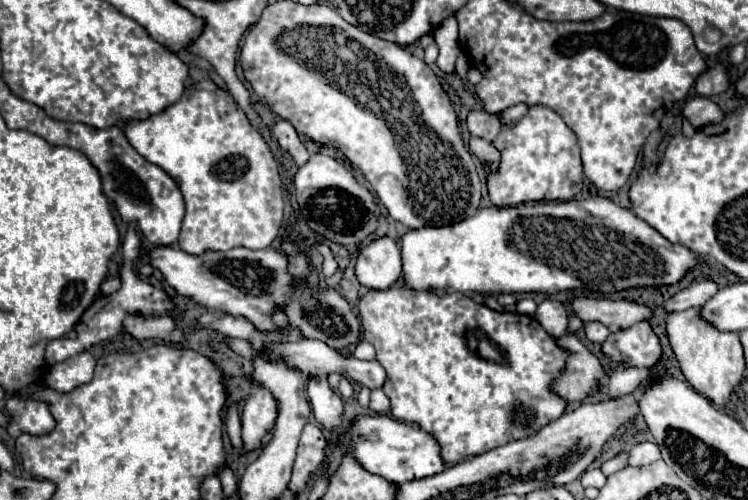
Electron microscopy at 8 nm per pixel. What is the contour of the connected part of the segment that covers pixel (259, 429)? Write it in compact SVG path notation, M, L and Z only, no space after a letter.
M260 387L246 399L242 409L242 441L246 453L260 449L264 433L274 427L276 413L276 399L268 389Z

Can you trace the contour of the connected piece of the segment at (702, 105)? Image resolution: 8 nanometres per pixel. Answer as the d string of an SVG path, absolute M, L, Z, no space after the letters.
M692 97L682 109L682 117L688 119L694 129L700 129L704 125L712 125L712 121L720 121L724 111L706 97Z

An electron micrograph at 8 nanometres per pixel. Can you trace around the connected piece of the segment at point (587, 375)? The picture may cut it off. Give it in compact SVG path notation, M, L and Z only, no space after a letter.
M574 335L560 337L558 345L568 349L570 357L566 359L566 367L554 381L552 389L570 403L582 403L594 395L594 389L600 385L600 379L606 377L606 371L602 363Z

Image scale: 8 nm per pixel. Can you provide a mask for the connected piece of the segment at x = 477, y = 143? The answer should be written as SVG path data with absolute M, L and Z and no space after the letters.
M470 137L470 151L478 157L482 167L490 169L492 173L498 171L500 151L490 141L484 141L484 139L478 139L478 137Z

